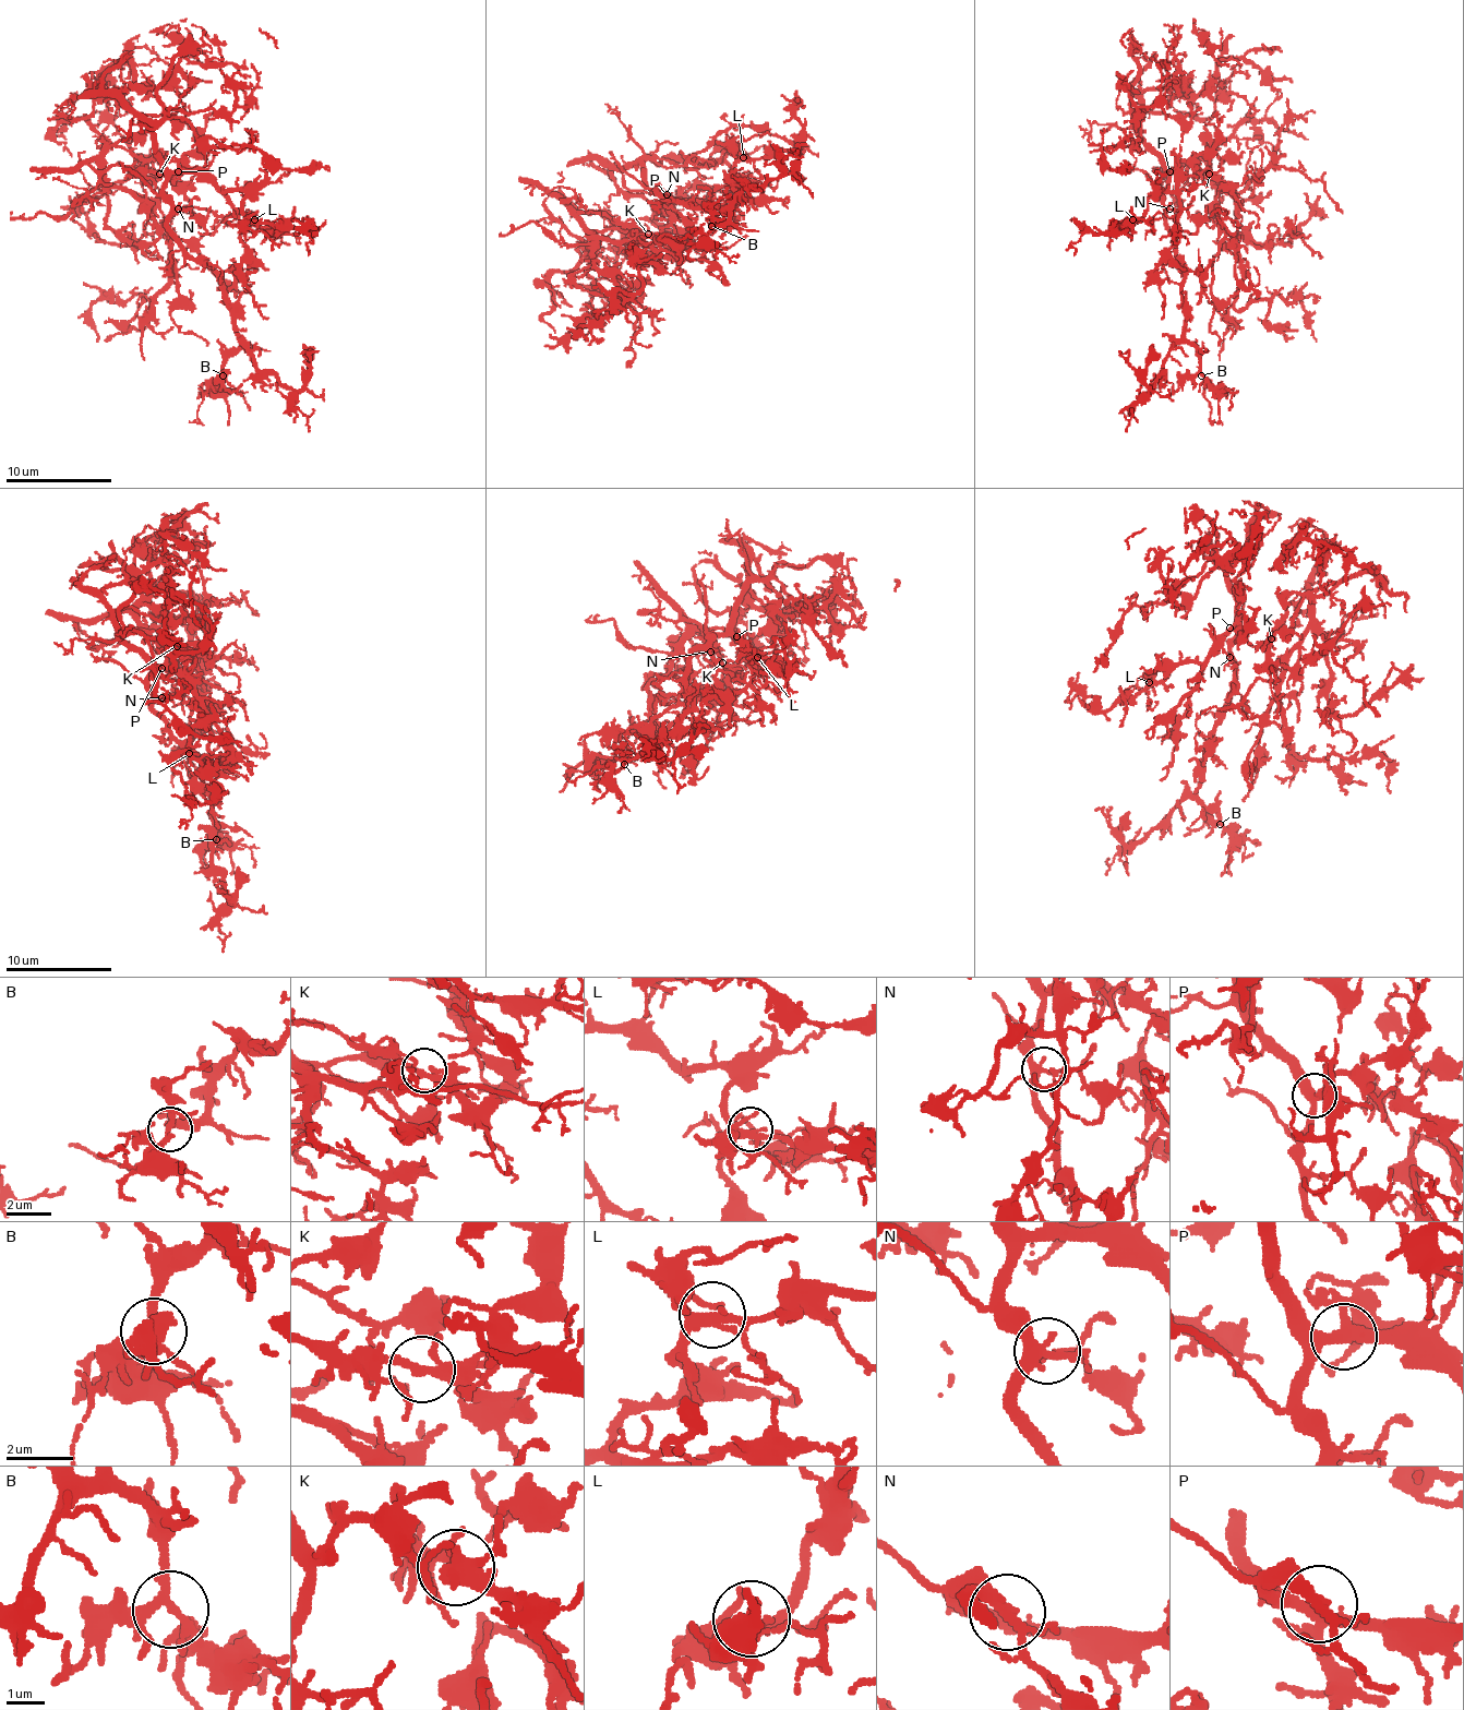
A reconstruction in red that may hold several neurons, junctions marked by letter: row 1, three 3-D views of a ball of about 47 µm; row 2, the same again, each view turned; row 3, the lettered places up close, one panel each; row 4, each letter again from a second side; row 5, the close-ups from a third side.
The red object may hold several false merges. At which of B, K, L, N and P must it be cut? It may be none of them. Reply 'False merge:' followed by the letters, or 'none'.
False merge: none

